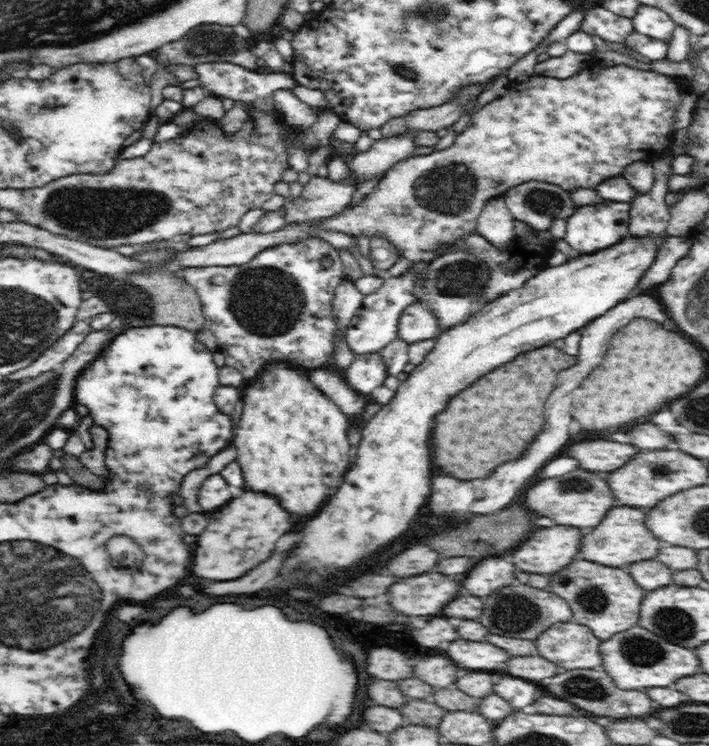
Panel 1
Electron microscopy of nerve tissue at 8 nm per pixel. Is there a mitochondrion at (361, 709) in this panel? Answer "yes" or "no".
no

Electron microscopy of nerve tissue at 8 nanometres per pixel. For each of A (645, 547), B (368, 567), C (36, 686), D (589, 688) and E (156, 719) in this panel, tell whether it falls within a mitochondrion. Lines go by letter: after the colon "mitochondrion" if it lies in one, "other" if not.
A: other
B: other
C: other
D: mitochondrion
E: other

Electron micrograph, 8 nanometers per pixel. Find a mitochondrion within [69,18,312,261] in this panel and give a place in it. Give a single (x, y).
(210, 42)

